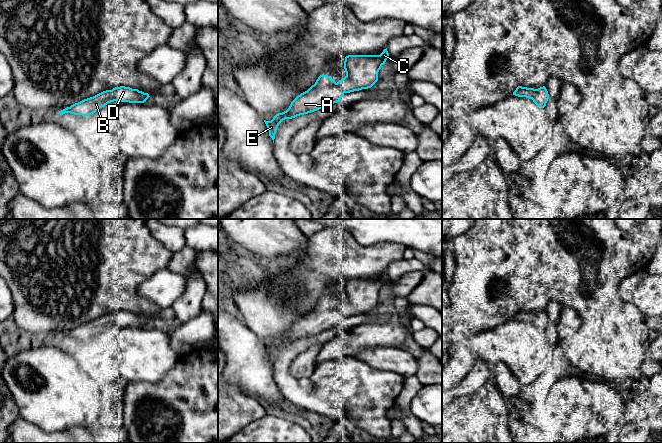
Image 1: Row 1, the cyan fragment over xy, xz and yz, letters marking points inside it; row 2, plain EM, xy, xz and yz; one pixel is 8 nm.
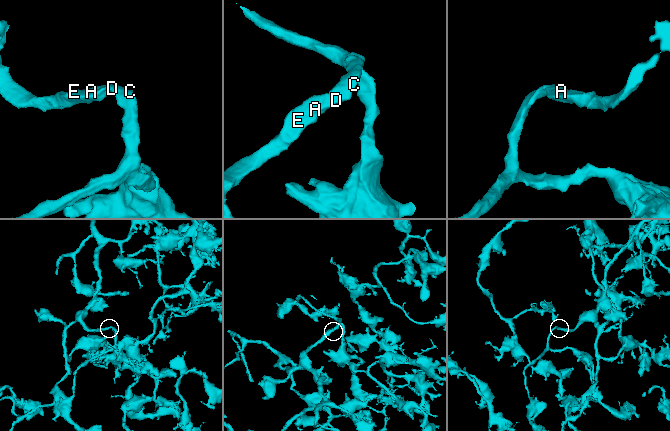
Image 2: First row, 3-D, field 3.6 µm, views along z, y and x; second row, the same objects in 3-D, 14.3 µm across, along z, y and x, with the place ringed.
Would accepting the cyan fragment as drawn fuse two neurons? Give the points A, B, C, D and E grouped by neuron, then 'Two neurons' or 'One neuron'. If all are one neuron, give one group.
Groups: A B C D E. One neuron

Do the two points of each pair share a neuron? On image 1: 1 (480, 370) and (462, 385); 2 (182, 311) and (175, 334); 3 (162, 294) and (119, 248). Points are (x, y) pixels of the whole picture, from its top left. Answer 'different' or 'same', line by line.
1: same
2: different
3: different

